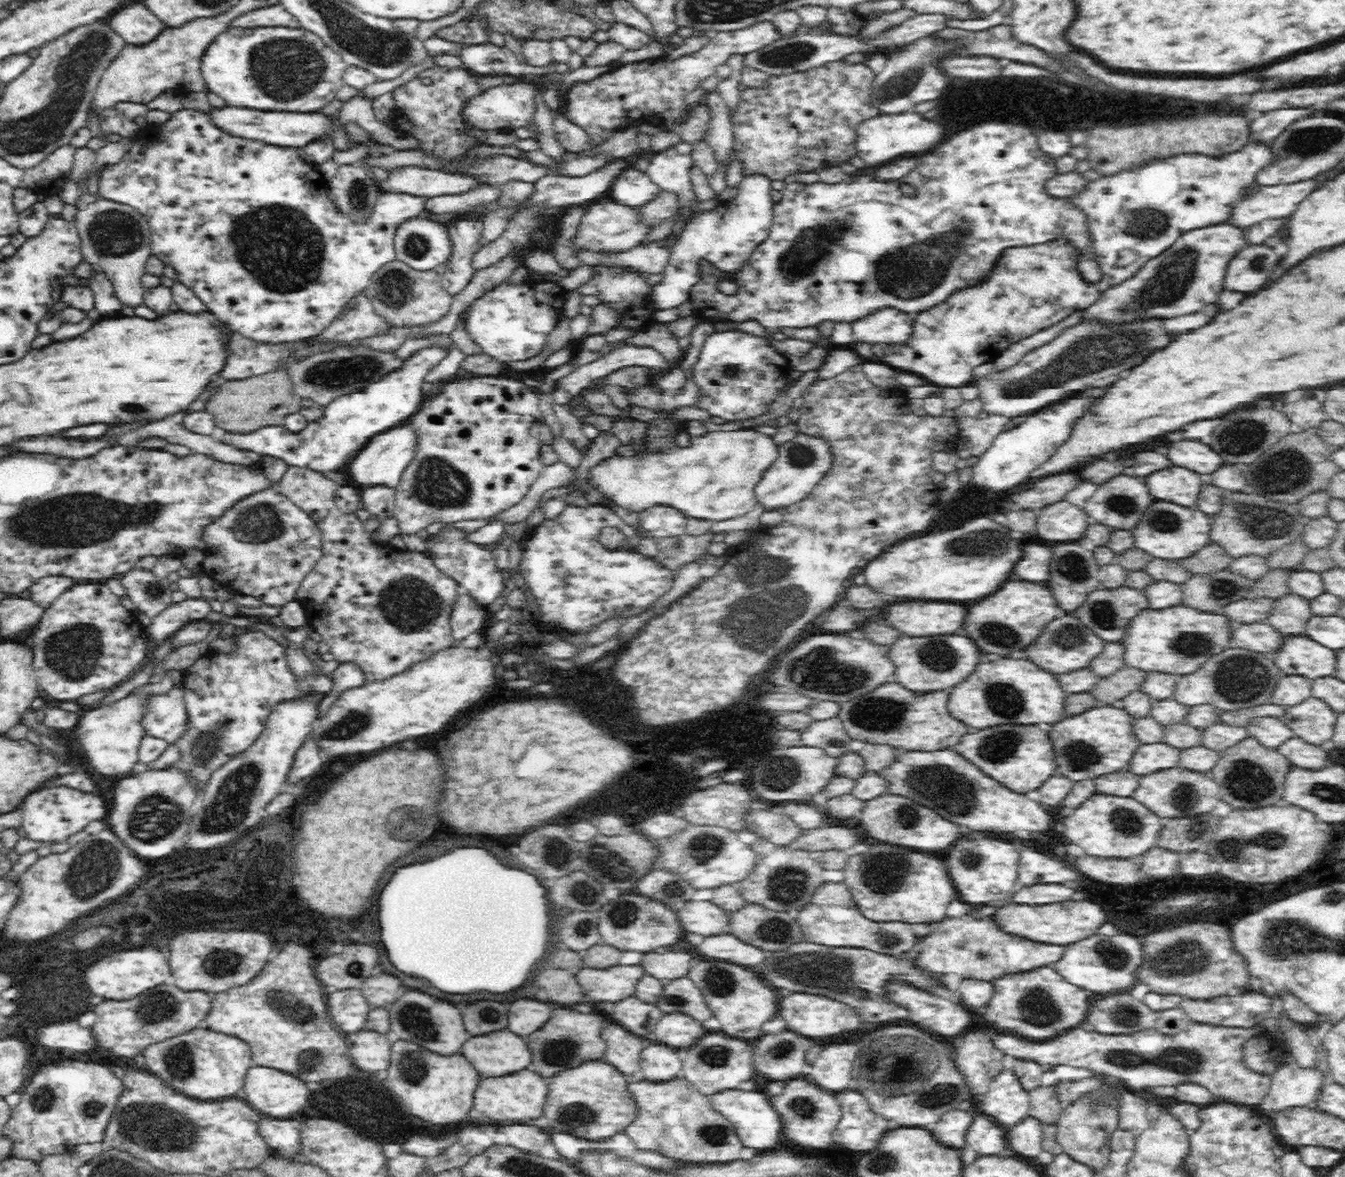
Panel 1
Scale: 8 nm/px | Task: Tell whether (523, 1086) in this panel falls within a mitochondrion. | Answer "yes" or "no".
no

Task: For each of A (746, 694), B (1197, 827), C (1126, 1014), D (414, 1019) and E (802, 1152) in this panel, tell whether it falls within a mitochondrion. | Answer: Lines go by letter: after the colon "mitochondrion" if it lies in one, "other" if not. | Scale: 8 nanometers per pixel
A: other
B: mitochondrion
C: mitochondrion
D: mitochondrion
E: other

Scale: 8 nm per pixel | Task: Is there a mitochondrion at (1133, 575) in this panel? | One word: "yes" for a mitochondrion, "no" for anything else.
no

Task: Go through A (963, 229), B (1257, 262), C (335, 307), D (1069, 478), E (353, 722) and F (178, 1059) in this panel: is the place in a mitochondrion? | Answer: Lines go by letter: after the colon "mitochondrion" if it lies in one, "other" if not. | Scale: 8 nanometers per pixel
A: mitochondrion
B: mitochondrion
C: other
D: other
E: mitochondrion
F: mitochondrion

